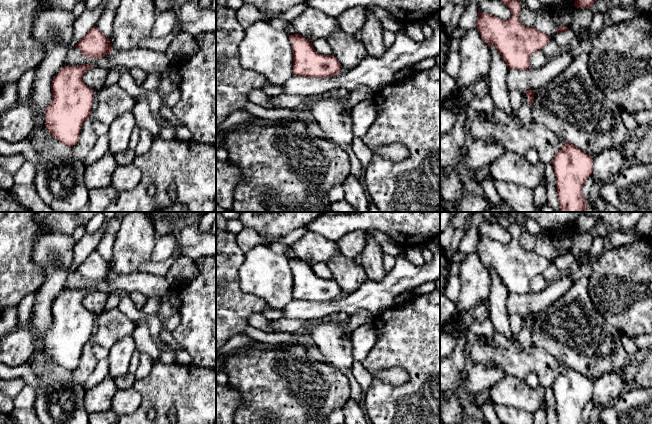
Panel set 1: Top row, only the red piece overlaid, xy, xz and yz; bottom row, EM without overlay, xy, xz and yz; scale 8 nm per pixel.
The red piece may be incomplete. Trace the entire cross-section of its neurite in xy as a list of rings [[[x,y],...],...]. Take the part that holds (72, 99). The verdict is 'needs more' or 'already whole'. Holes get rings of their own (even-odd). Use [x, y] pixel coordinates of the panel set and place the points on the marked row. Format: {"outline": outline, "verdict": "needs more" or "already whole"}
{"outline": [[[64,66],[51,84],[52,101],[45,109],[45,127],[68,147],[77,144],[83,123],[91,115],[95,91],[83,82],[82,77],[93,67],[97,66]]], "verdict": "already whole"}

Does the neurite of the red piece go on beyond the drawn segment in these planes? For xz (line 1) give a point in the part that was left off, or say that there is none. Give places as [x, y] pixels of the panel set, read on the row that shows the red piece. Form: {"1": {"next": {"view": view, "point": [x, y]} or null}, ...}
{"1": {"next": null}}

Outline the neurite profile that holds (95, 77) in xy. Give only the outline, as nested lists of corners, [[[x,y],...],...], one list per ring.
[[[93,67],[86,71],[82,77],[83,82],[92,90],[101,89],[108,76],[108,70],[101,67]]]

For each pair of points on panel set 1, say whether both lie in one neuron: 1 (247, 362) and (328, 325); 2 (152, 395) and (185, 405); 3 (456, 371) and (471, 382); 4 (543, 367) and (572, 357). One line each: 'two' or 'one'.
1: two
2: one
3: two
4: two

